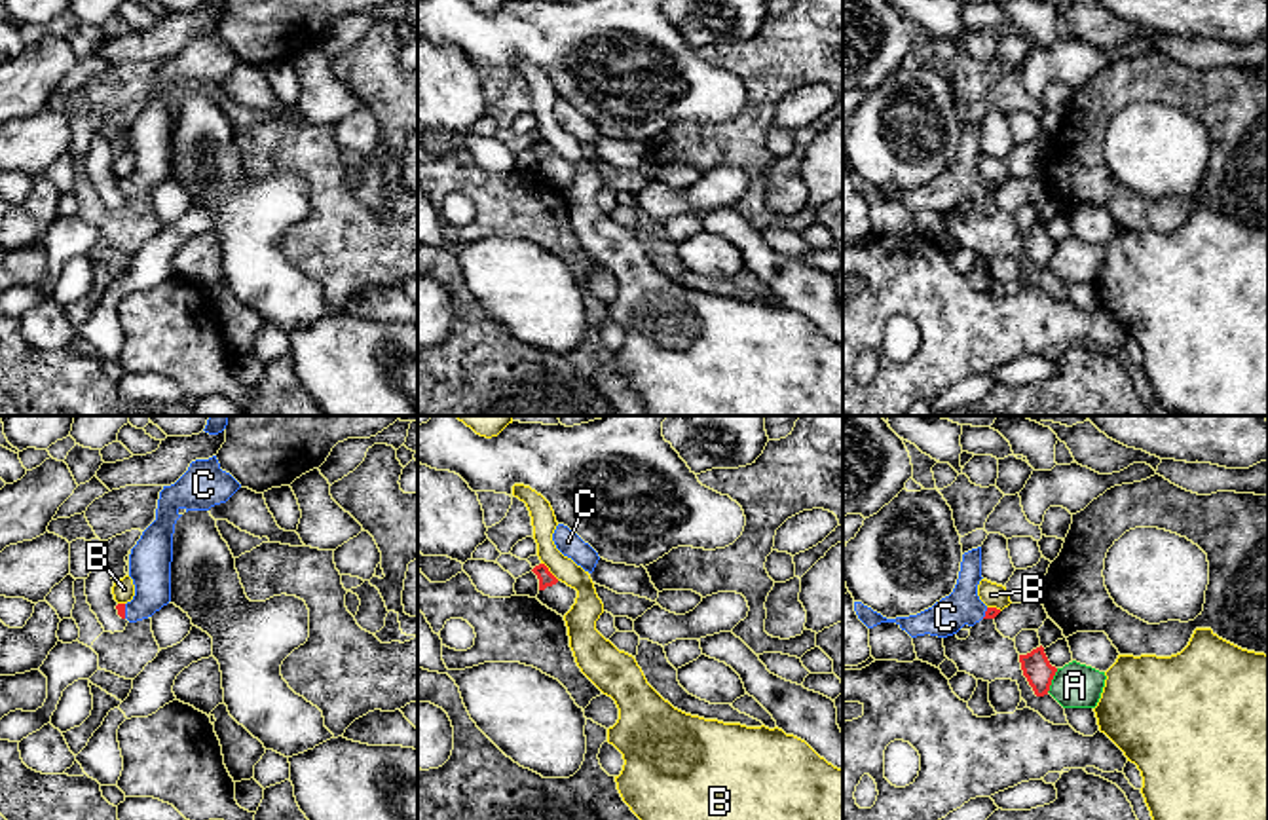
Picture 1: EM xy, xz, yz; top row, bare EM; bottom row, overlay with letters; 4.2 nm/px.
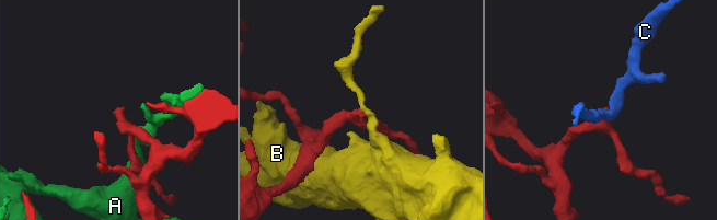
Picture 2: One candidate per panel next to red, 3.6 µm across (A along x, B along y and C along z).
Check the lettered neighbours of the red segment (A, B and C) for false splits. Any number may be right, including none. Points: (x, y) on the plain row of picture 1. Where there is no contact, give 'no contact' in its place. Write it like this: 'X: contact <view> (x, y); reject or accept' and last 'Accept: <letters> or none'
A: contact yz (1052, 253); reject
B: contact xz (549, 147); reject
C: contact xy (124, 186); accept
Accept: C

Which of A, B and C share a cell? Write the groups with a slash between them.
A / B / C

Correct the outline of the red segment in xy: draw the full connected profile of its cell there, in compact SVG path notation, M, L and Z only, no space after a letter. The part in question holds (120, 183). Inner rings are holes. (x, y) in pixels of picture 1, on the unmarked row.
M216 30L196 34L171 61L163 61L158 74L156 95L142 106L129 129L129 152L135 171L118 178L118 190L129 197L152 192L171 177L171 137L175 99L178 85L209 85L226 78L241 59L220 44Z

